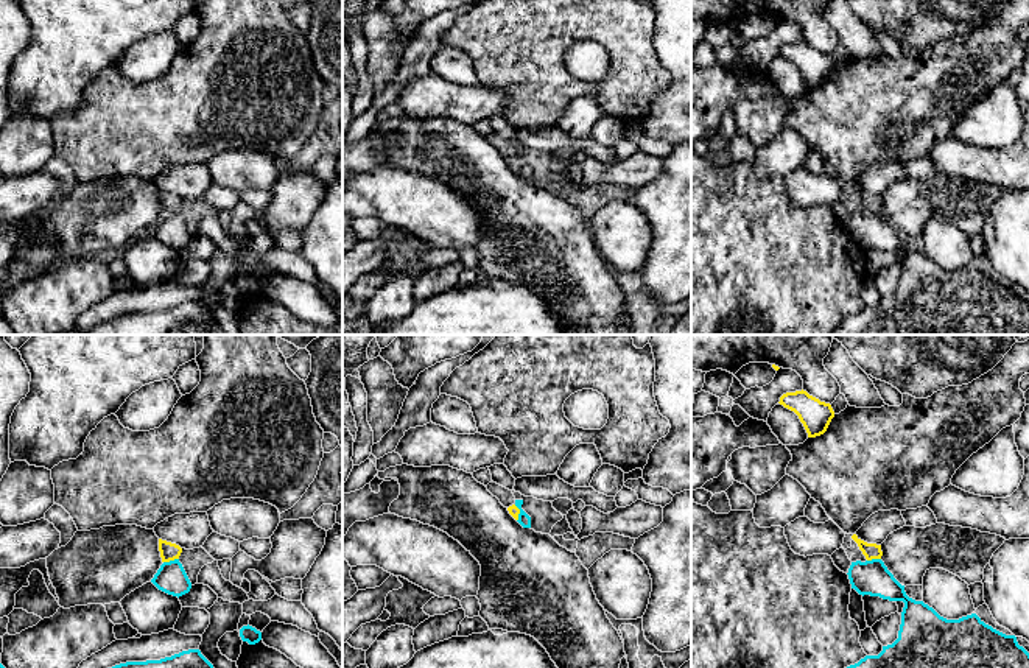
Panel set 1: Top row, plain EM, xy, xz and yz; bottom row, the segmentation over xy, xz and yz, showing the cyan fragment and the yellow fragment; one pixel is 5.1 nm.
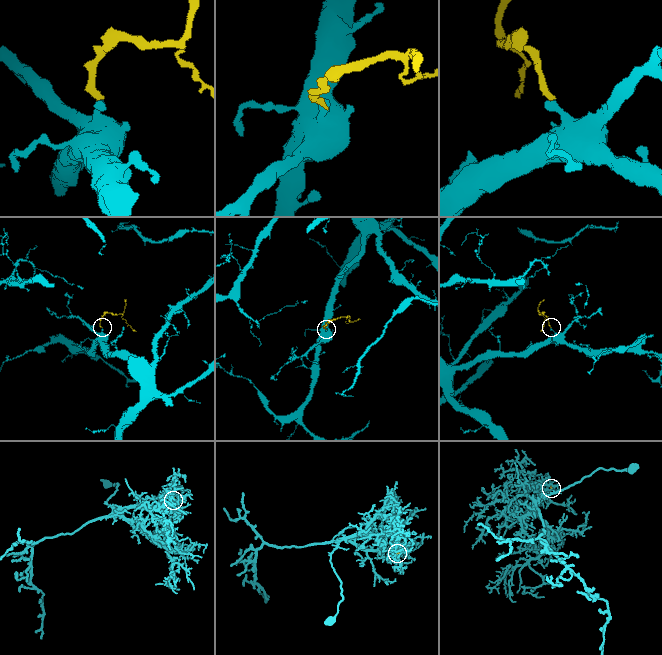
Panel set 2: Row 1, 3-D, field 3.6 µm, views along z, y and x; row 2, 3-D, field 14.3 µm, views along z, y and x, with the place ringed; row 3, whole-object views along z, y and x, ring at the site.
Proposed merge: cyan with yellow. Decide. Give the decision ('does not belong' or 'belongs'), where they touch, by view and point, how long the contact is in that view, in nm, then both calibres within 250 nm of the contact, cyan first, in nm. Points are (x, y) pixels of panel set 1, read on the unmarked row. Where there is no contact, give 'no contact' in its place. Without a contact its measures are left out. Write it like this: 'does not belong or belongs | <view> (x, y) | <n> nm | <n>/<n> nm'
belongs | xy (170, 212) | 80 nm | 160/100 nm

